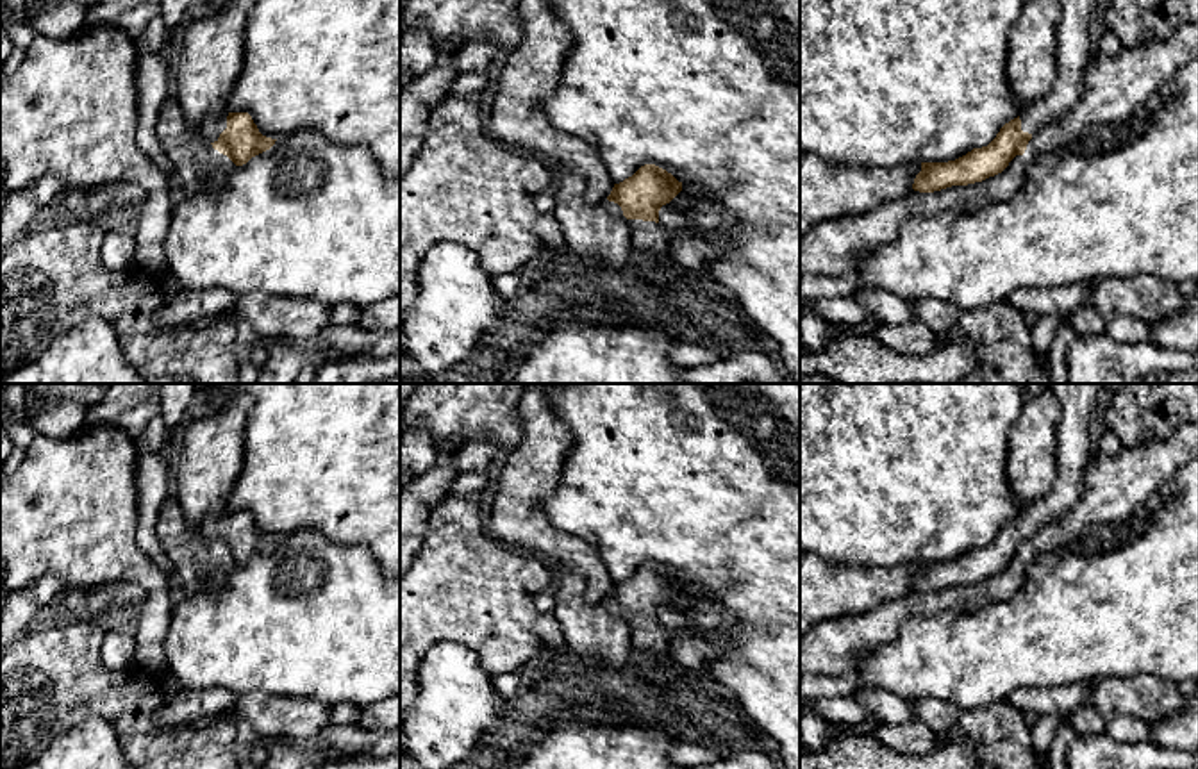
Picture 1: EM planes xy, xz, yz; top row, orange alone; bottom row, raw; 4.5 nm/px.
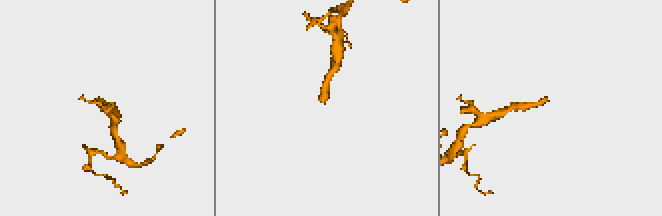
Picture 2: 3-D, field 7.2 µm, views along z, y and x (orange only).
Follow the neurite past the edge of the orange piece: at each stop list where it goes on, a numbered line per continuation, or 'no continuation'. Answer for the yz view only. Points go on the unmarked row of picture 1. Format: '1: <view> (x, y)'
1: yz (1077, 402)

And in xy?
1: xy (213, 527)

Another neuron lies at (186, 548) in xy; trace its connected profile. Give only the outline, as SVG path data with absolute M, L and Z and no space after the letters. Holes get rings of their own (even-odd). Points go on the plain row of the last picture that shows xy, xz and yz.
M173 494L159 509L155 535L171 560L179 594L191 594L225 583L236 564L195 530Z

